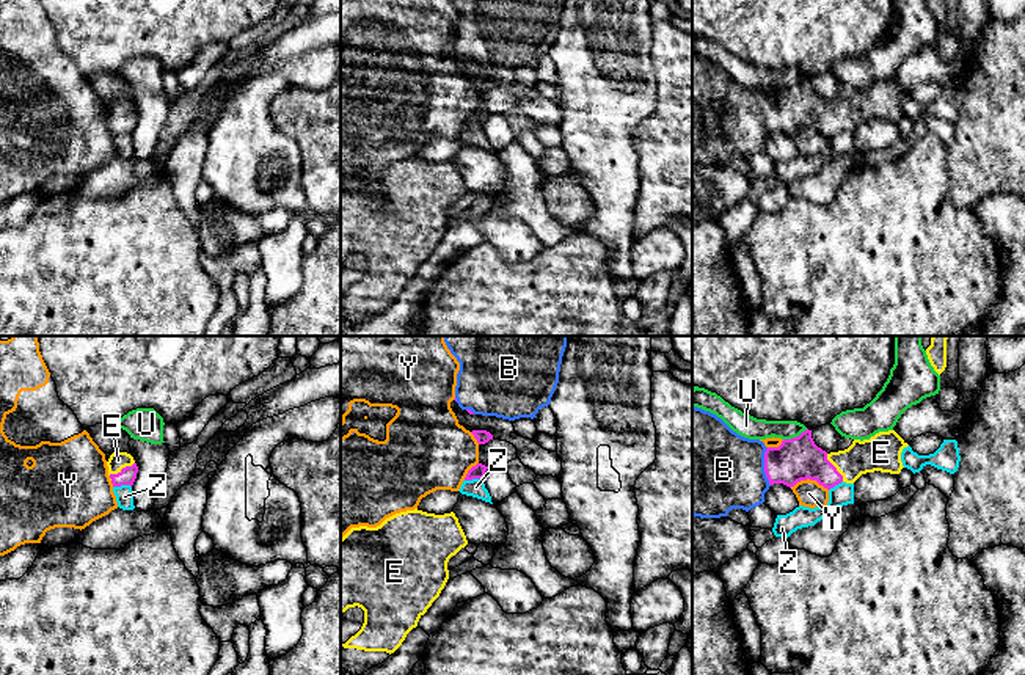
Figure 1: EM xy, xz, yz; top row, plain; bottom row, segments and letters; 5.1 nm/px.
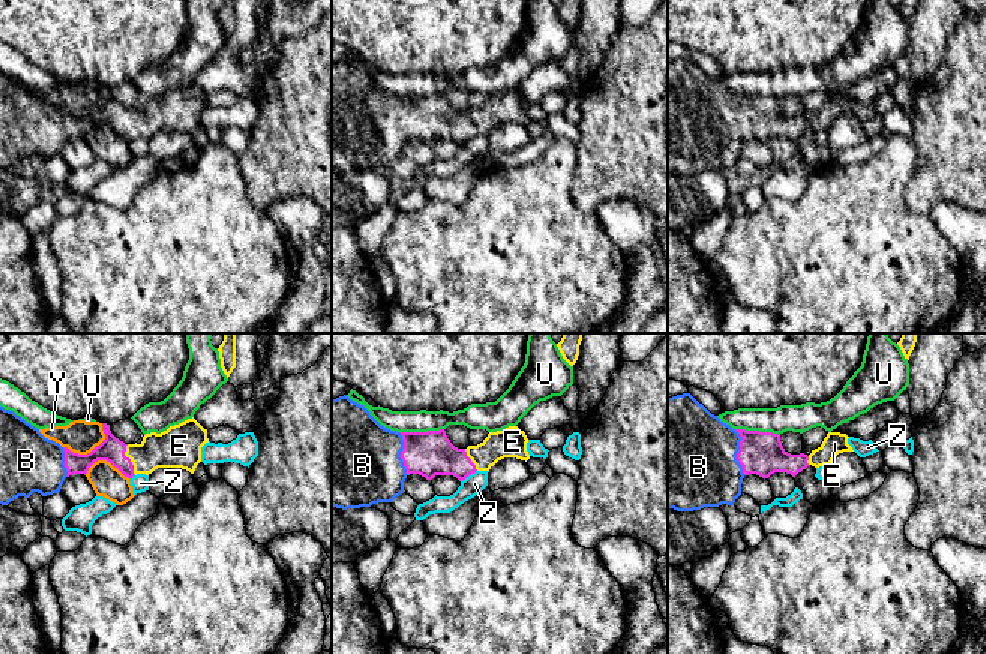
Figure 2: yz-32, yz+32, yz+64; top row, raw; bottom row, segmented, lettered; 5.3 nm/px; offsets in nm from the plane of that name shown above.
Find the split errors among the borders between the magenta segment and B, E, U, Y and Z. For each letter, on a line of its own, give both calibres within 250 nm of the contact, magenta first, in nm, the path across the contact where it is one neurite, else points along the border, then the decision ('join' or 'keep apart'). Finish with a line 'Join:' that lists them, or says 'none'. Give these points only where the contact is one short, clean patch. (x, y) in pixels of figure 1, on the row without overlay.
B: 220 nm thick on the magenta side, 440 nm on the other; runs through yz (798, 107), (785, 113), (765, 115), (716, 118); join
E: 220 nm thick on the magenta side, 190 nm on the other; runs through yz (798, 107), (824, 116), (835, 116), (881, 101); join
U: 220 nm thick on the magenta side, 120 nm on the other; border along yz (807, 77), (784, 88); keep apart
Y: 220 nm thick on the magenta side, 140 nm on the other; keep apart
Z: 90 nm thick on the magenta side, 90 nm on the other; border along xy (131, 134), (113, 135); keep apart
Join: B, E

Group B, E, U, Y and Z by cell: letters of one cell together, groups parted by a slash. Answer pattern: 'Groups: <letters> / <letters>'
Groups: B E / U / Y / Z

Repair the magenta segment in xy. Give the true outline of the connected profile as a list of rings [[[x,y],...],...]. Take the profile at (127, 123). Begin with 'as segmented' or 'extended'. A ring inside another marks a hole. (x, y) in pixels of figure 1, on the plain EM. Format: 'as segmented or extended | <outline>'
extended | [[[113,100],[107,110],[107,115],[113,135],[133,133],[138,115],[130,102]]]

